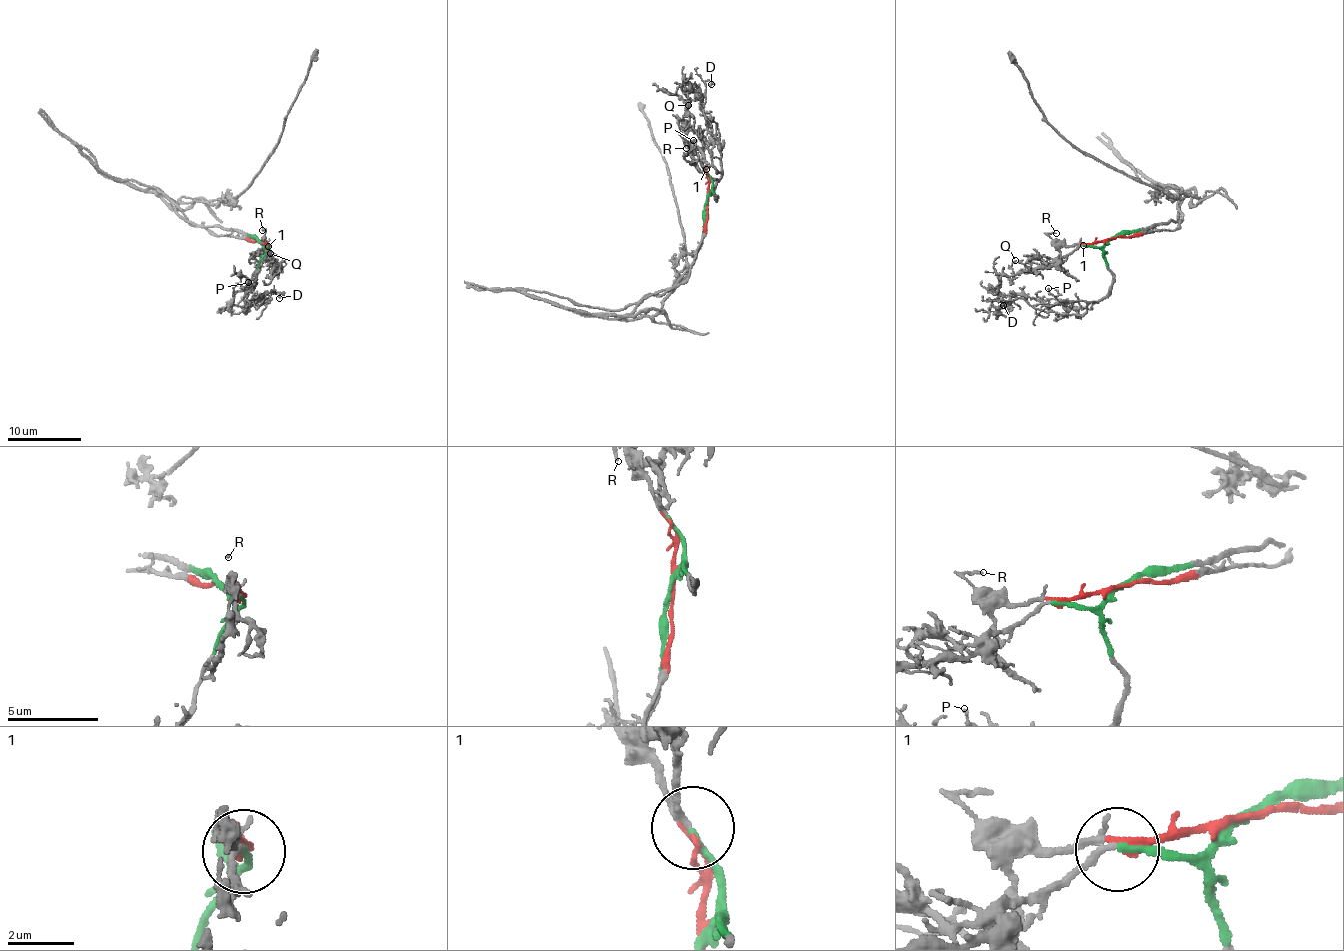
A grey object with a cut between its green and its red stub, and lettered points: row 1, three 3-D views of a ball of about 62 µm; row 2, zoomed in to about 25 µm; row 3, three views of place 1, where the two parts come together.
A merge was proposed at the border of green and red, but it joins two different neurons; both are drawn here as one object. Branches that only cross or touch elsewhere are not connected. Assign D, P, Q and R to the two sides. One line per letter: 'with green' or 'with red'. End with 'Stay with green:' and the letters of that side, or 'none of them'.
D: with green
P: with green
Q: with green
R: with red
Stay with green: D, P, Q

